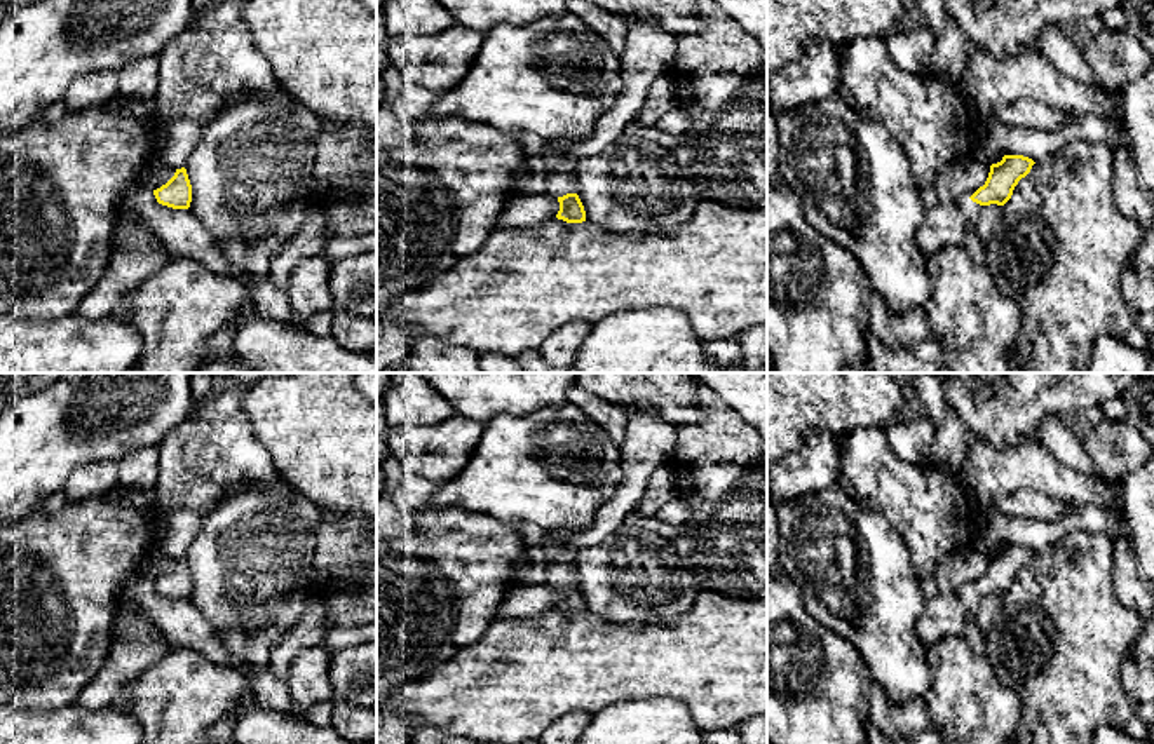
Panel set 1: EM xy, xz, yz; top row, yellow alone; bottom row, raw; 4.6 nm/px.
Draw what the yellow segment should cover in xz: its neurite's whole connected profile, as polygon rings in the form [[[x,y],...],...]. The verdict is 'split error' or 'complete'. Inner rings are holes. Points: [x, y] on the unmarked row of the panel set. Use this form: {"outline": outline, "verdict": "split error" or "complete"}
{"outline": [[[547,540],[540,545],[546,552],[549,582],[558,589],[558,610],[567,613],[586,612],[584,596],[577,585],[575,554],[567,549],[567,540]]], "verdict": "split error"}

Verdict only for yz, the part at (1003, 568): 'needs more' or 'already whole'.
needs more

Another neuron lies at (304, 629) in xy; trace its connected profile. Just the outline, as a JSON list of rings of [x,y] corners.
[[[312,584],[309,606],[289,617],[282,639],[268,653],[268,669],[282,681],[288,681],[289,667],[300,652],[322,646],[329,629],[328,610],[322,605],[324,584]]]

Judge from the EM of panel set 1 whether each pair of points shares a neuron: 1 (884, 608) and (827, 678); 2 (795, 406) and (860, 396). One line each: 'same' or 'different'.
1: different
2: same

